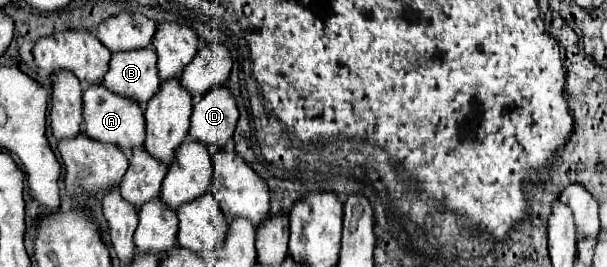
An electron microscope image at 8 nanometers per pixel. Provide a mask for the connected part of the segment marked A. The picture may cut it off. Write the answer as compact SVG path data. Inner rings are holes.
M92 85L84 89L84 131L90 139L100 141L100 143L110 143L116 145L122 153L130 155L136 147L144 145L146 139L146 127L144 127L144 111L138 107L138 103L114 95L106 91L102 85Z

